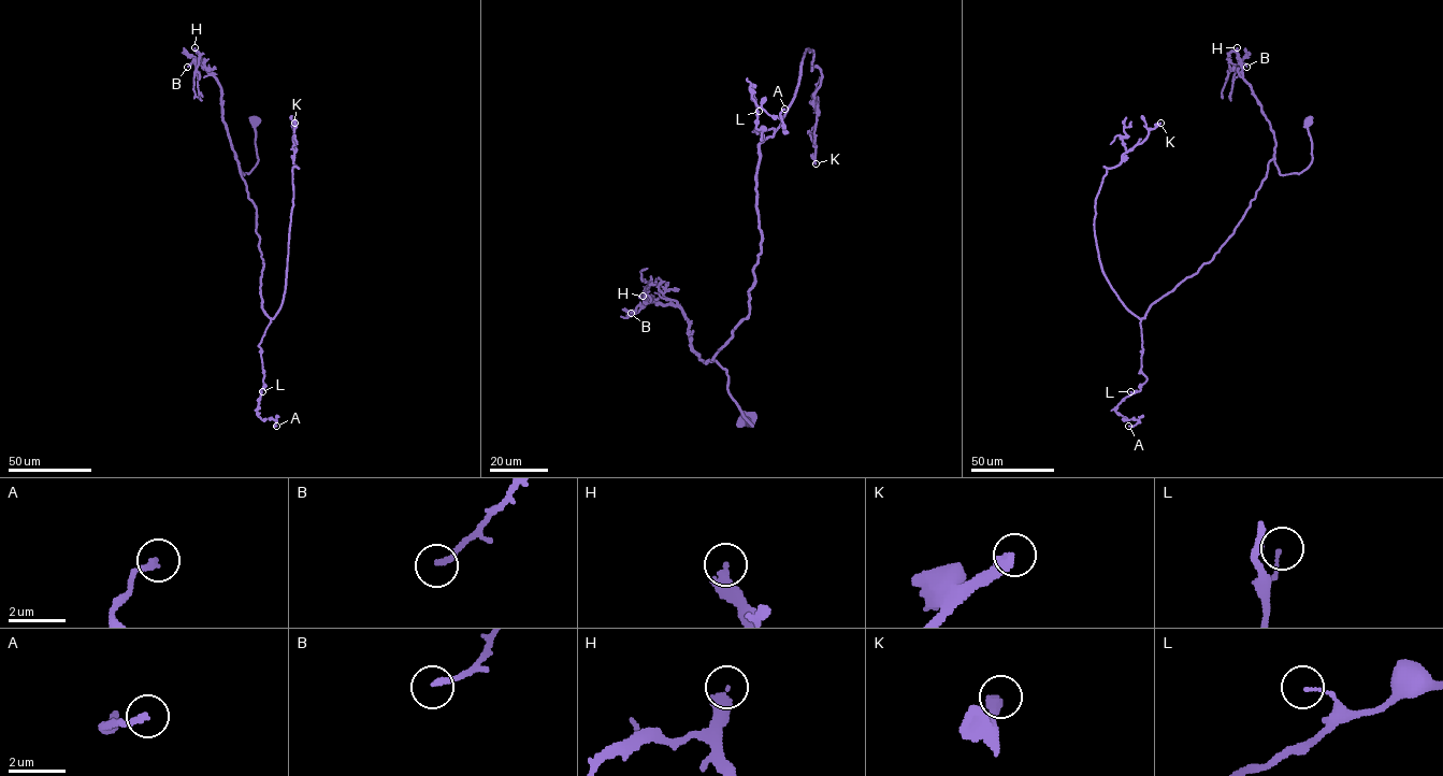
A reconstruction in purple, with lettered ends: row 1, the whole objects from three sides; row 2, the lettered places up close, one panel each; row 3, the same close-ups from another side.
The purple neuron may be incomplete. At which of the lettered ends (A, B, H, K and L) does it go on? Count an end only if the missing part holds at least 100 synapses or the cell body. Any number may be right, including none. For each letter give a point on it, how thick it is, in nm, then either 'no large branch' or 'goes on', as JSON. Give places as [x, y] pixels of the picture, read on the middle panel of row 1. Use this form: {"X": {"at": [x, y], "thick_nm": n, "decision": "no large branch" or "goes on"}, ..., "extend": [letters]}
{"A": {"at": [784, 109], "thick_nm": 190, "decision": "no large branch"}, "B": {"at": [631, 313], "thick_nm": 170, "decision": "no large branch"}, "H": {"at": [643, 296], "thick_nm": 360, "decision": "goes on"}, "K": {"at": [816, 163], "thick_nm": 320, "decision": "goes on"}, "L": {"at": [759, 111], "thick_nm": 100, "decision": "no large branch"}, "extend": ["H", "K"]}

